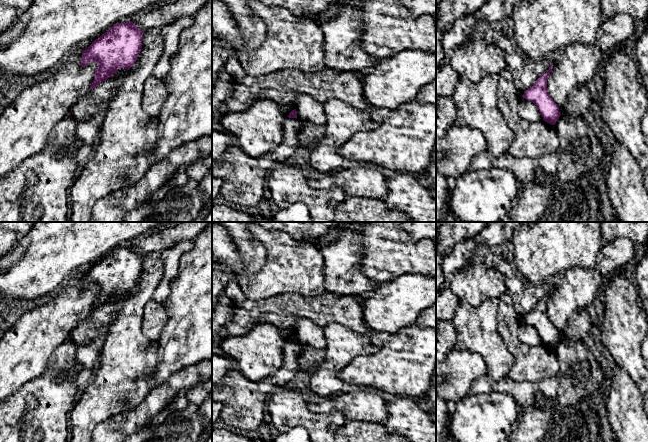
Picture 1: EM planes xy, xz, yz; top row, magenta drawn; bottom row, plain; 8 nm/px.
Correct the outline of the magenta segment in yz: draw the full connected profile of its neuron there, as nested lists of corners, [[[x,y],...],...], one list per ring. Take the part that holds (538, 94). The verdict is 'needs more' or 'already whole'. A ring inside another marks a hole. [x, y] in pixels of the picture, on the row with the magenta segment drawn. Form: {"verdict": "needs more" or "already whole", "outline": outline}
{"verdict": "already whole", "outline": [[[550,64],[549,70],[542,74],[522,97],[536,105],[545,122],[555,125],[561,114],[558,105],[550,97],[547,88],[547,79],[552,69],[553,64]]]}

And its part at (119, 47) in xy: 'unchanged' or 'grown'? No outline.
unchanged

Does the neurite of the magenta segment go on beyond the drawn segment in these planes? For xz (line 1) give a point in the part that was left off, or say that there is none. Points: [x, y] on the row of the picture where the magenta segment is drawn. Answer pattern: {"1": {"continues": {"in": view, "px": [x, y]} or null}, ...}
{"1": {"continues": null}}

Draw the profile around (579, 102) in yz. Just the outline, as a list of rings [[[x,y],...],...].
[[[579,86],[569,96],[564,106],[559,109],[561,115],[579,116],[589,114],[592,98],[588,86]]]

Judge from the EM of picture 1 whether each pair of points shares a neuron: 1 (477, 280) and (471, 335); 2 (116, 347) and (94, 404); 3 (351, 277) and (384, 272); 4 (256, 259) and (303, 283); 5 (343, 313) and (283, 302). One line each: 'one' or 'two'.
1: two
2: one
3: two
4: two
5: one

